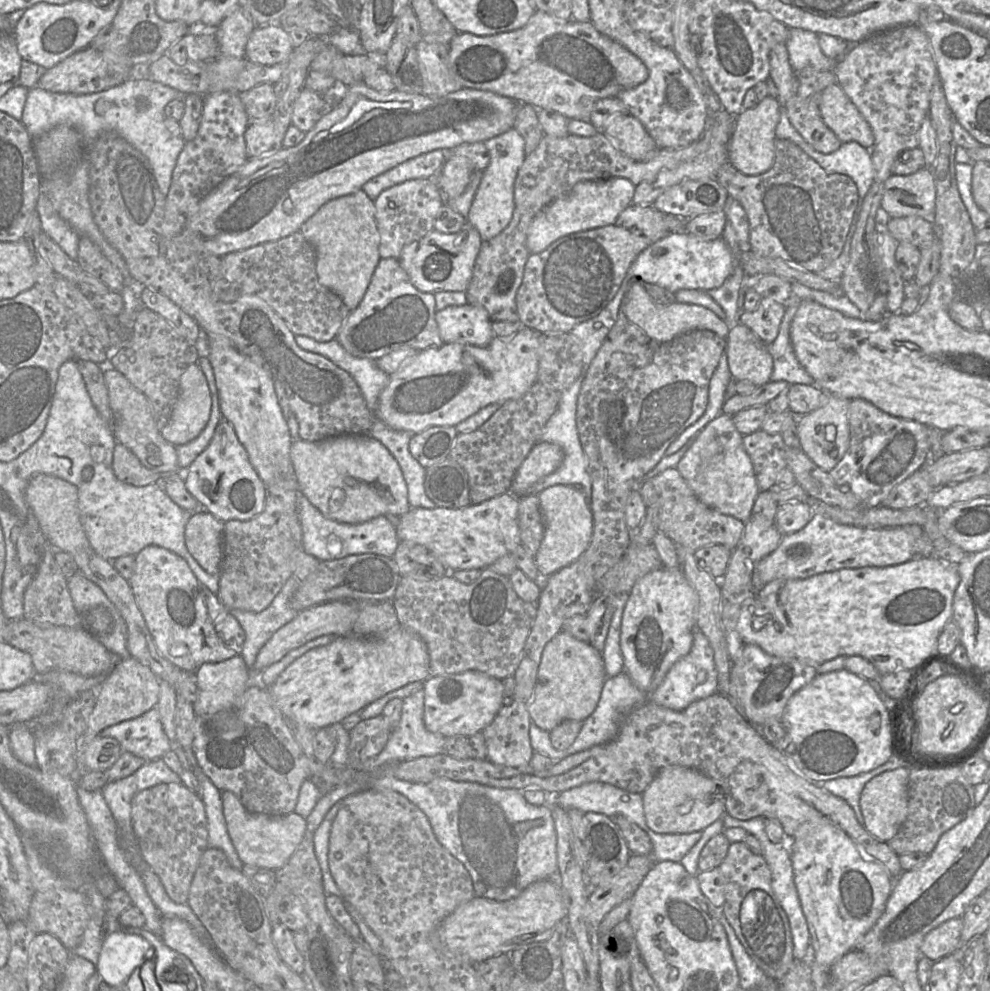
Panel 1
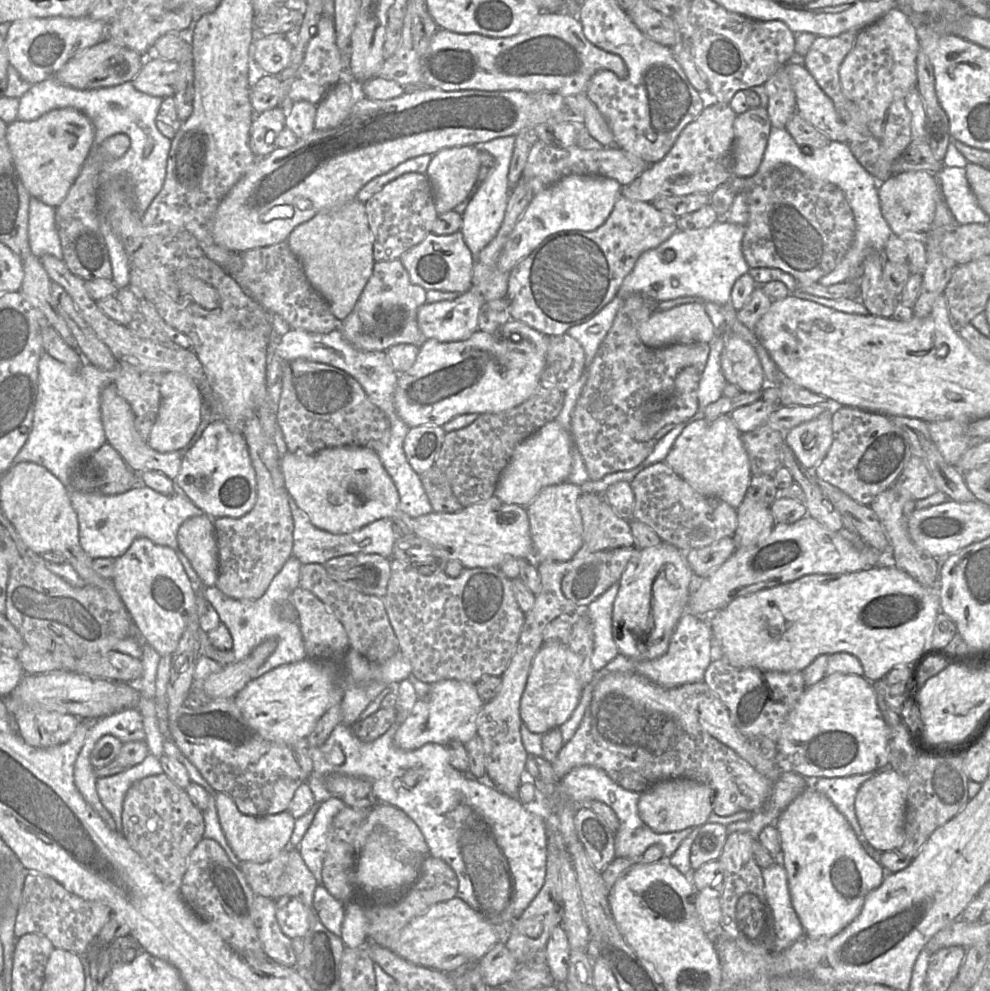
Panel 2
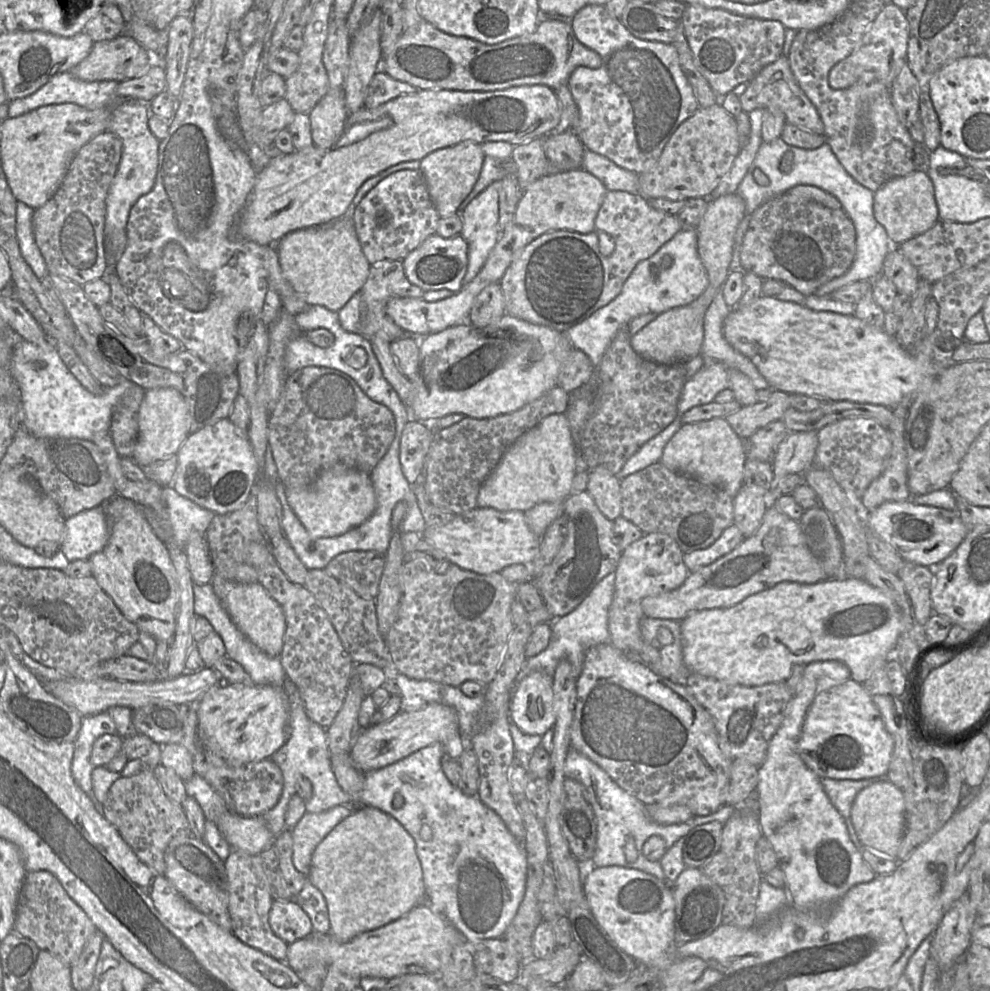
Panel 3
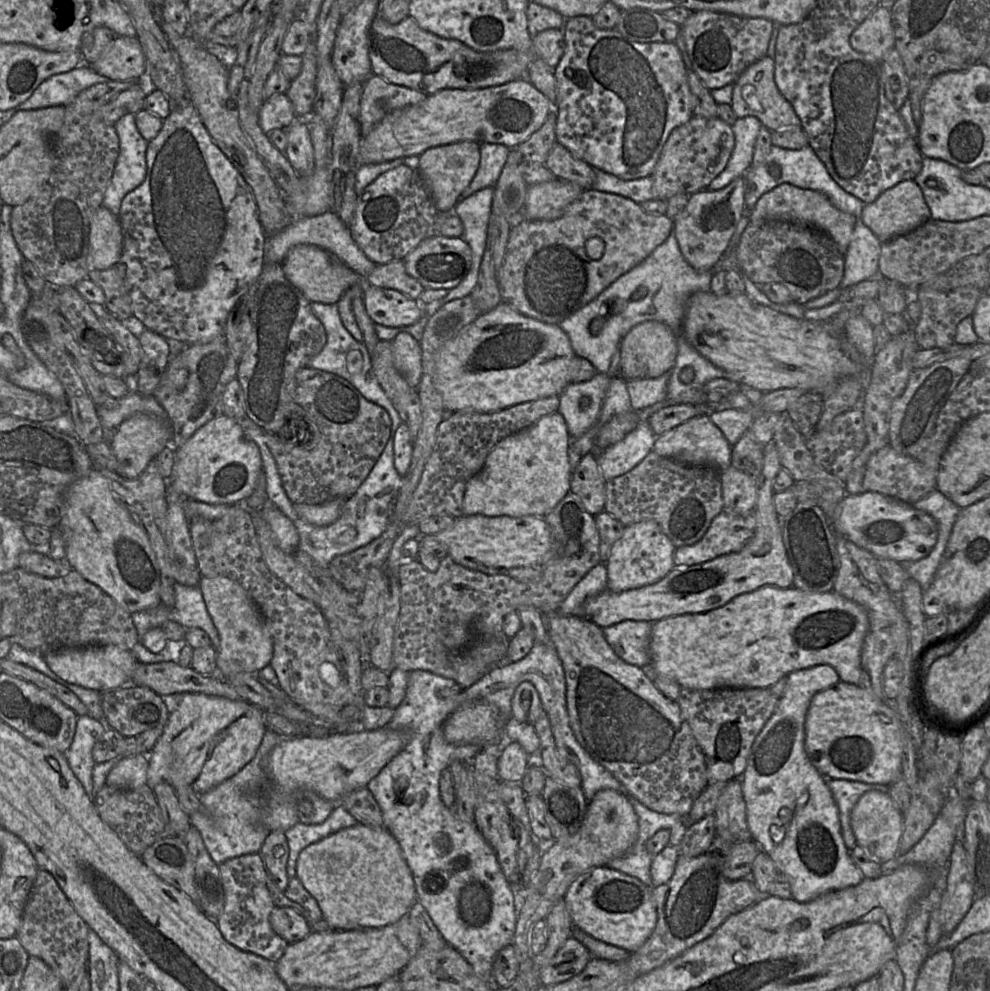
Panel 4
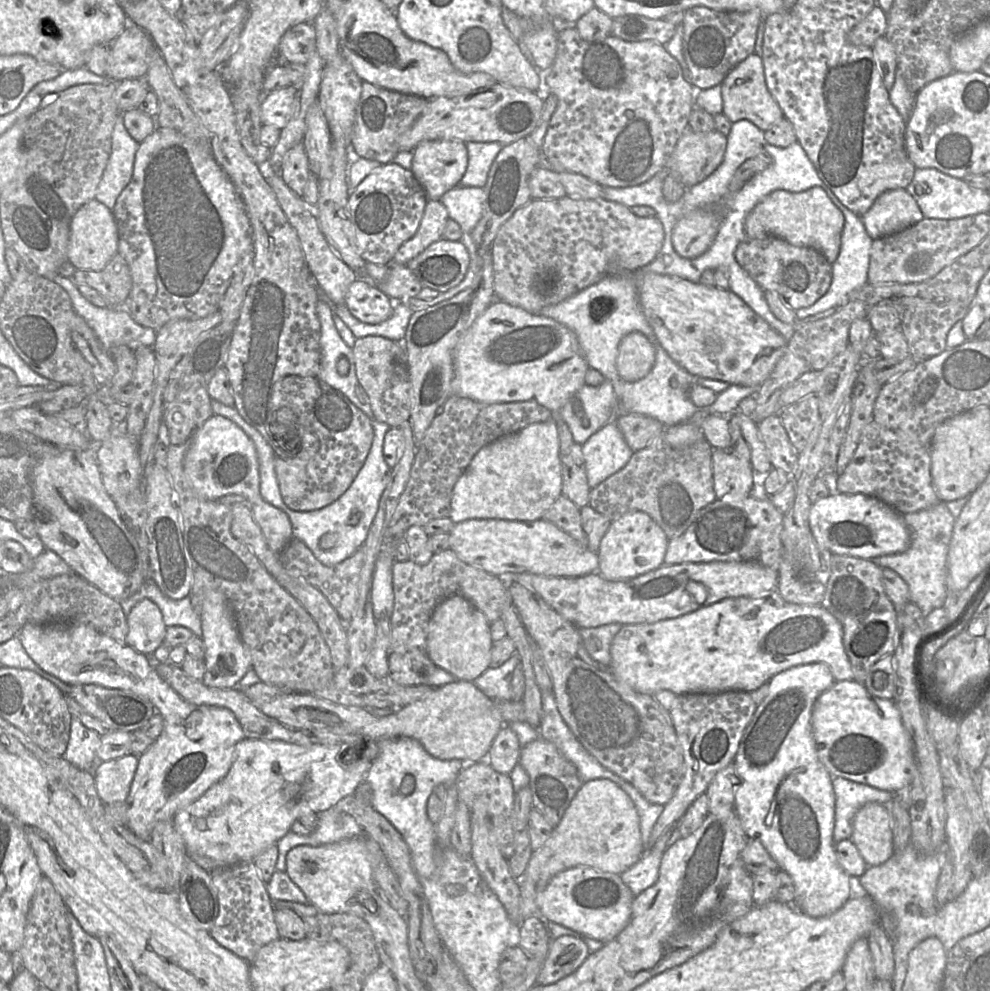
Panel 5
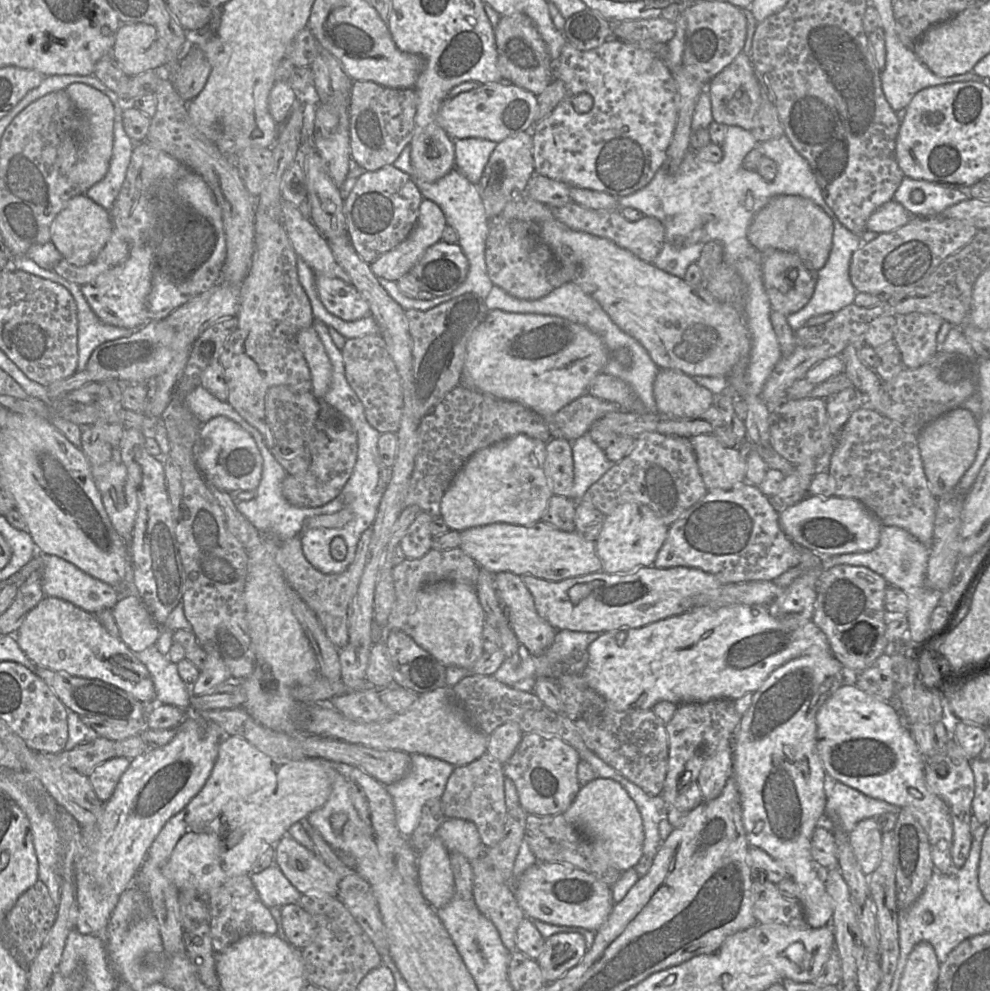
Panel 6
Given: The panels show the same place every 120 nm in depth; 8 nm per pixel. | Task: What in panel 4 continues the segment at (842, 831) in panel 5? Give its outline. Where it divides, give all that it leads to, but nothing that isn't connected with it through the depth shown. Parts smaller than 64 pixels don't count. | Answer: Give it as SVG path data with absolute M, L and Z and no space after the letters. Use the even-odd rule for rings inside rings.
M827 779L827 785L839 810L843 842L850 851L857 846L857 842L851 828L851 812L855 804L864 793L870 790L888 793L889 786L868 784L846 779Z

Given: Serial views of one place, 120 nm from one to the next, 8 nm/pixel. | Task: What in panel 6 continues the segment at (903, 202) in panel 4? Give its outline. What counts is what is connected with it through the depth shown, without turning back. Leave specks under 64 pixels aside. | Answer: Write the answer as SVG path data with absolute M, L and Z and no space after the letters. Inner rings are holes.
M891 199L871 214L866 224L866 231L877 234L891 232L906 225L912 217L915 216L912 216L902 204Z

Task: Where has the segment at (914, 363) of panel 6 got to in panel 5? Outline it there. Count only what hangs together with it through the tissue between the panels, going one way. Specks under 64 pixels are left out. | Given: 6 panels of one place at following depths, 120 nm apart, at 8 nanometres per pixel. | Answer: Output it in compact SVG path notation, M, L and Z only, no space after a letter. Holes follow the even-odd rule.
M920 302L912 303L905 307L902 314L900 329L902 330L908 344L910 355L918 363L939 355L947 349L947 335L952 326L962 320L969 311L970 306L962 302L933 303Z

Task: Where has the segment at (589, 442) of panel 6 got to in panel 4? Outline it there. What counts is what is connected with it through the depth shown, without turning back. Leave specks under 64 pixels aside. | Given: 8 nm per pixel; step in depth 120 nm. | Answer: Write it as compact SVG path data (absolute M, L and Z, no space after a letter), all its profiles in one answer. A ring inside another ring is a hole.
M664 400L637 411L640 421L634 430L604 450L597 450L597 463L605 480L627 473L653 450L658 436L652 431L648 418L655 411L670 405Z

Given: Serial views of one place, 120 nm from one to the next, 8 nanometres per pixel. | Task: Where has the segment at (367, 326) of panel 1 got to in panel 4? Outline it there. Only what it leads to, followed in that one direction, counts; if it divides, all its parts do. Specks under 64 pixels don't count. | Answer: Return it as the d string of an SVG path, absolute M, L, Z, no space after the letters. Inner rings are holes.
M403 260L378 264L363 279L372 286L394 289L416 300L425 289L418 280L407 273Z

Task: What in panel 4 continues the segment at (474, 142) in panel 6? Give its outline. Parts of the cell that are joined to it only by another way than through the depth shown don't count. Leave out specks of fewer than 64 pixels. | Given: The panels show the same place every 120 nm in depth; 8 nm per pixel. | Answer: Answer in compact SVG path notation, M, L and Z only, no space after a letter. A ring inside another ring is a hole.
M479 144L480 161L469 185L459 201L486 187L493 187L506 163L510 149L502 144Z

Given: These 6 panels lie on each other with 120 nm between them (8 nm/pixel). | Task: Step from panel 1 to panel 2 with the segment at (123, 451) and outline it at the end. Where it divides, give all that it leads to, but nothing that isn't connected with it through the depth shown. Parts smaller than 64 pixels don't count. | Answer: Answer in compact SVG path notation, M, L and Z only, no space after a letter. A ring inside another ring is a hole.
M107 442L96 451L79 457L70 474L70 488L82 493L116 495L141 484L139 476L131 470L120 454Z

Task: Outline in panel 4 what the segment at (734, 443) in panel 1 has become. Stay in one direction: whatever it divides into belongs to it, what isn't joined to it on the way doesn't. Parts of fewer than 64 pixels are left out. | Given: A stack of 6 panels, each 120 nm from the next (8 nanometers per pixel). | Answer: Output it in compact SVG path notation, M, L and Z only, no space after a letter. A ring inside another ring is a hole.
M709 415L691 418L657 437L653 450L660 456L693 466L711 466L723 470L731 465L732 446Z

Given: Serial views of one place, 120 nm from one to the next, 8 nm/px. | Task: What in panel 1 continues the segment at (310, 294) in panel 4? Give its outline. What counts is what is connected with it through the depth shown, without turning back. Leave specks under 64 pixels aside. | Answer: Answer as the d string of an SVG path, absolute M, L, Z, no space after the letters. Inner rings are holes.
M362 189L323 204L299 232L314 247L318 282L336 293L353 311L363 299L373 272L381 259L374 202Z

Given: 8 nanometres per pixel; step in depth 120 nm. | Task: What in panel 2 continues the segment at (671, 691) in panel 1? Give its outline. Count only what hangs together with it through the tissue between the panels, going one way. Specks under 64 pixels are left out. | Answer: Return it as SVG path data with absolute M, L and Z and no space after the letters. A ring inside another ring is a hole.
M685 613L678 621L670 639L667 652L660 658L648 661L630 661L635 664L635 673L664 686L677 687L688 683L703 682L705 671L712 662L713 635L708 620Z

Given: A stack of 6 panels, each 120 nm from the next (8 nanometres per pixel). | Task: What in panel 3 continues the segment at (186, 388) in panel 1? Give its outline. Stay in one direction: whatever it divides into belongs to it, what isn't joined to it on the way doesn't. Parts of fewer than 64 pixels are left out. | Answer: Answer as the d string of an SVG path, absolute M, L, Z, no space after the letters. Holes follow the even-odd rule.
M173 388L147 390L138 411L138 435L132 460L141 468L176 455L189 436L191 419L183 395Z

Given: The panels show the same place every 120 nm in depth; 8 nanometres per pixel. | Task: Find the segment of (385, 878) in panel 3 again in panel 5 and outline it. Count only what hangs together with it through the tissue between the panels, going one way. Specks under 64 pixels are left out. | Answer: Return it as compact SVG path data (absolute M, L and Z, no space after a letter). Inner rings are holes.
M365 836L320 846L296 846L286 854L285 873L304 893L309 903L326 914L349 913L363 919L363 906L358 901L358 895L361 891L374 892L375 887L377 887L373 879L373 866L370 861L370 853Z

